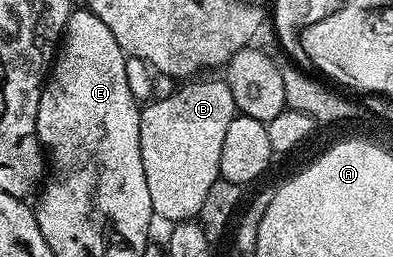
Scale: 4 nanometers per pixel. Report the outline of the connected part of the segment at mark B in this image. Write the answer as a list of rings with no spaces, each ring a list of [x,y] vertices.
[[[191,80],[139,111],[141,164],[149,184],[151,209],[167,224],[194,219],[213,182],[220,179],[221,144],[237,113],[233,92],[226,80]]]

